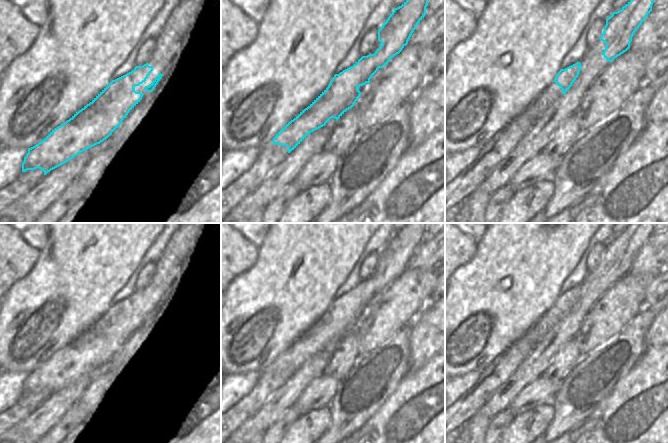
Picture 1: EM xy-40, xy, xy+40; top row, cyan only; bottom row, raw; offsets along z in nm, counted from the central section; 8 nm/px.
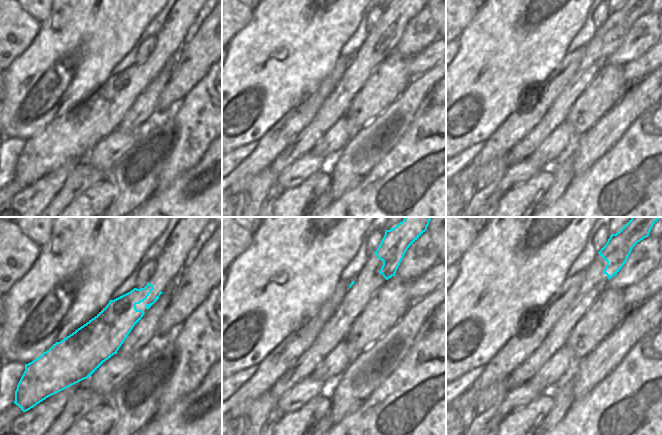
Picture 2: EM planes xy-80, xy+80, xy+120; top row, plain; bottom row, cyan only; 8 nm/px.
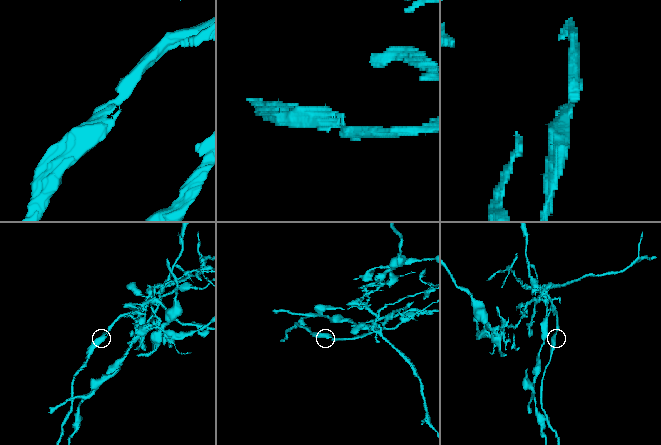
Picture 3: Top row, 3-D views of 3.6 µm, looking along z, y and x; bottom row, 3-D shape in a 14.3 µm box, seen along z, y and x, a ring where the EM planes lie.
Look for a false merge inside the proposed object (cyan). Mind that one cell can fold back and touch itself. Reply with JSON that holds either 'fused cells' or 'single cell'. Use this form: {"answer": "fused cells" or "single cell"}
{"answer": "fused cells"}

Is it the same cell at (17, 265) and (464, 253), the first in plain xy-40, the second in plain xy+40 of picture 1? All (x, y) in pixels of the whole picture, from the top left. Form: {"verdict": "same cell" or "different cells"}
{"verdict": "same cell"}

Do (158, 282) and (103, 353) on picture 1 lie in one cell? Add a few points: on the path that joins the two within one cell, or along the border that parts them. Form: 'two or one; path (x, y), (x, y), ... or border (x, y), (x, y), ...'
one; path (144, 300), (109, 335)

